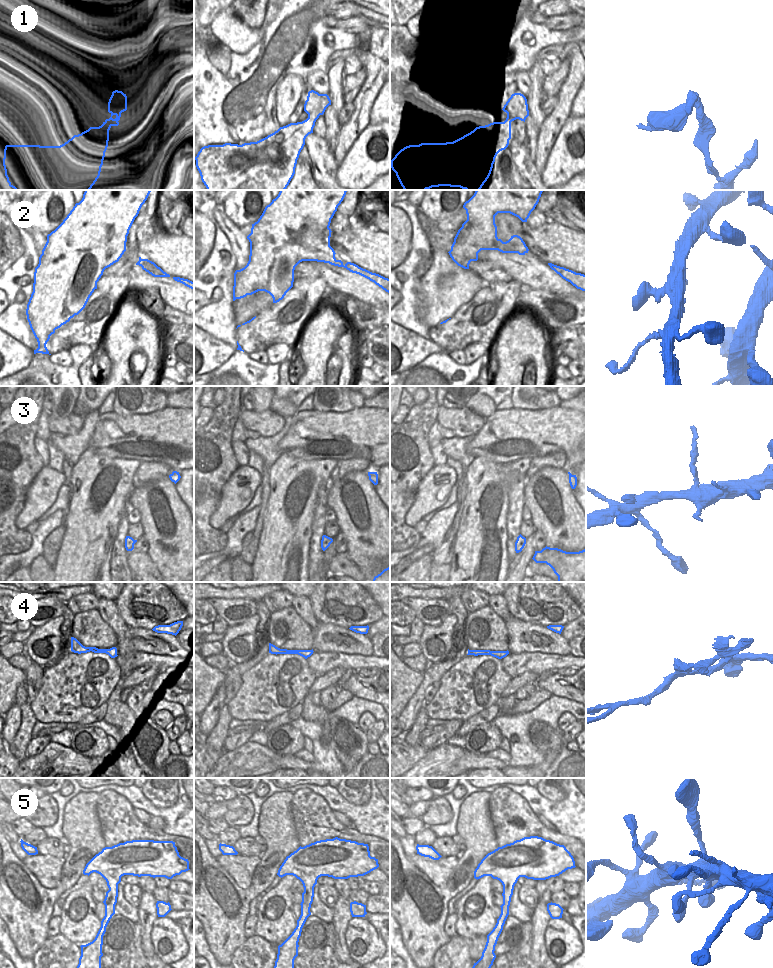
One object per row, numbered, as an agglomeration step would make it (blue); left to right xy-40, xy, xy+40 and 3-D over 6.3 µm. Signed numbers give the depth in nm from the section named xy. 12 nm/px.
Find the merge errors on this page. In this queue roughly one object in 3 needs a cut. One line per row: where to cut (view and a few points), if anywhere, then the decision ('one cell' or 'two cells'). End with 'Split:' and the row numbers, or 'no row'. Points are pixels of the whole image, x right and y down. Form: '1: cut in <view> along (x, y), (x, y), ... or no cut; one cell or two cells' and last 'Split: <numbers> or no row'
1: cut in xy+40 along (506, 112), (511, 111), (517, 118); two cells
2: no cut; one cell
3: no cut; one cell
4: cut in xy+40 along (468, 650), (470, 652), (485, 651), (487, 654); two cells
5: no cut; one cell
Split: 1, 4

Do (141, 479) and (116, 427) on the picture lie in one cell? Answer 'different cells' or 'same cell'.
different cells

